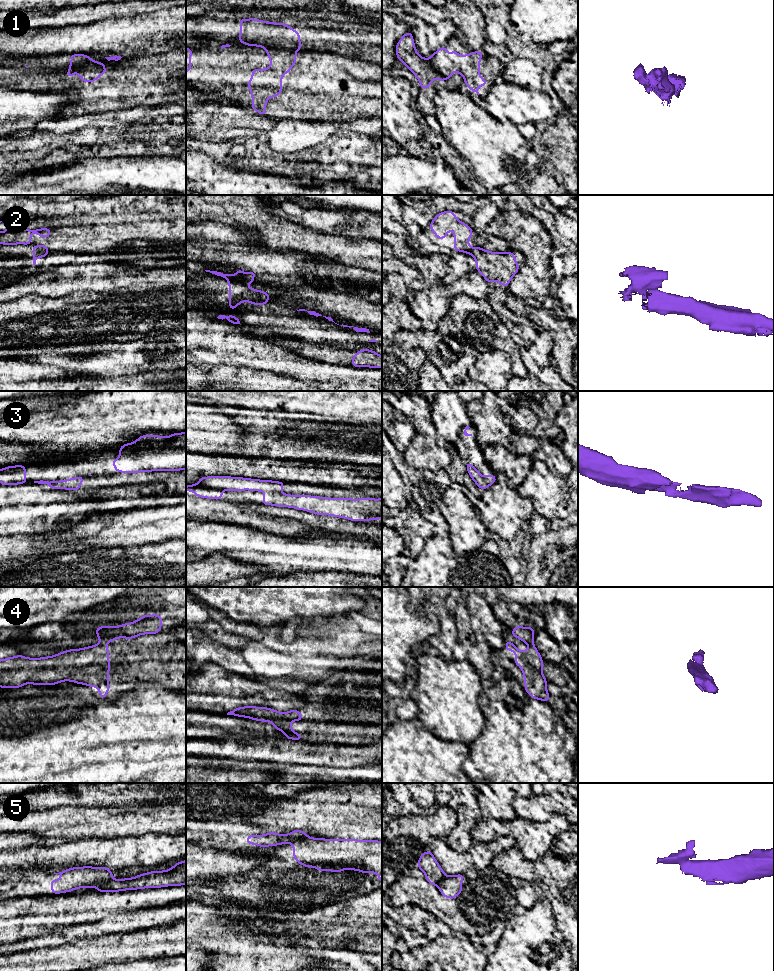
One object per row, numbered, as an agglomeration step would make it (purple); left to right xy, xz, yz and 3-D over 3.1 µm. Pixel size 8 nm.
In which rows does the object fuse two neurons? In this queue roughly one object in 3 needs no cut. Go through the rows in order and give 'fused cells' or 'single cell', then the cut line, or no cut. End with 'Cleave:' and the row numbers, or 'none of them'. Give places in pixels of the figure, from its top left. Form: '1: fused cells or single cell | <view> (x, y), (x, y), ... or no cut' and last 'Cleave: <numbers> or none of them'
1: fused cells | xz (264, 47), (293, 49), (295, 51)
2: fused cells | xz (228, 280), (237, 280), (244, 284)
3: single cell | no cut
4: fused cells | xy (99, 644), (105, 645)
5: fused cells | xy (112, 879), (100, 882), (95, 886)
Cleave: 1, 2, 4, 5

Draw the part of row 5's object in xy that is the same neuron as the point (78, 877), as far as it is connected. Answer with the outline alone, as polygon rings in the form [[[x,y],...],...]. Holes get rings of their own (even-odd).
[[[74,867],[54,874],[62,876],[60,880],[51,880],[54,895],[77,888],[96,887],[100,883],[113,880],[111,869],[105,867]]]

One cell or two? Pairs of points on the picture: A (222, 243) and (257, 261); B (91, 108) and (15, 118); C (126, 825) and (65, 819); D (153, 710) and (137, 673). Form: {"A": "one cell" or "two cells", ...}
{"A": "one cell", "B": "two cells", "C": "one cell", "D": "two cells"}

